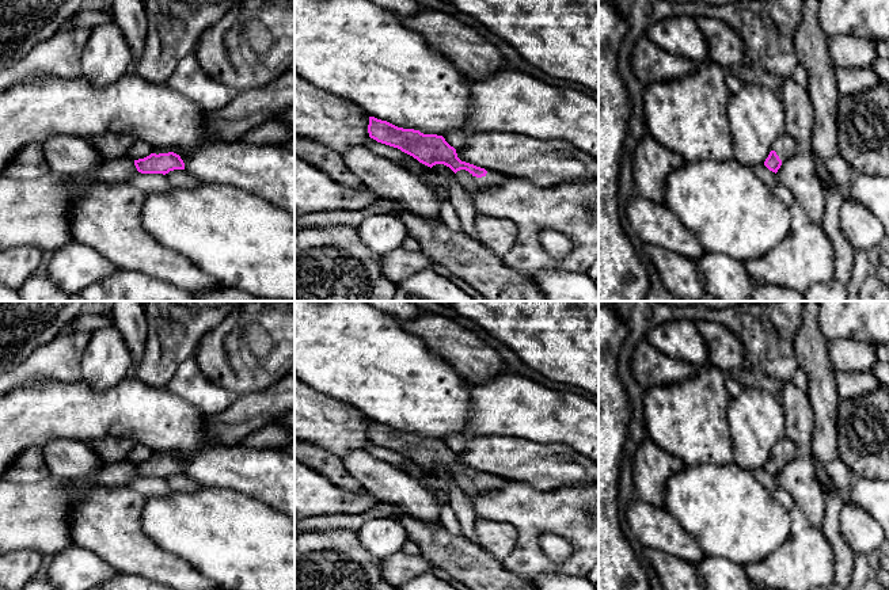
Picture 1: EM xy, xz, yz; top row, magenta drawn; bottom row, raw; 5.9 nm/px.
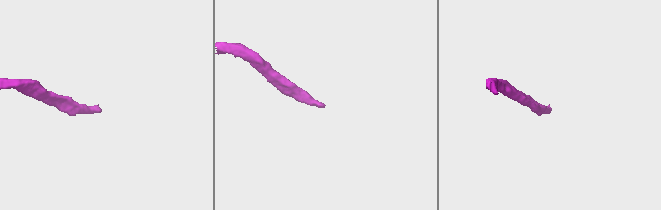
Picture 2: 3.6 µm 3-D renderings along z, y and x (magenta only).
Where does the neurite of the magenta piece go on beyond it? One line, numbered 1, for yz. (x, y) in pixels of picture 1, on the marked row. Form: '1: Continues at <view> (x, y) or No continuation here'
1: Continues at yz (785, 147)

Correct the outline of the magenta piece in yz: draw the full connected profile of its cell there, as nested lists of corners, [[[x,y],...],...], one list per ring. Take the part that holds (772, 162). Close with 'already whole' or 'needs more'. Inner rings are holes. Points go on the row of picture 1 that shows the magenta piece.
[[[783,133],[779,136],[771,146],[771,152],[764,161],[764,165],[772,171],[778,172],[780,165],[795,155],[798,149],[797,142],[789,134]]]; needs more

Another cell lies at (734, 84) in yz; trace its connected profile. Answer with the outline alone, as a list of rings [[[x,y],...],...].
[[[726,72],[725,84],[726,84],[729,92],[733,95],[742,88],[744,81],[740,77],[736,77],[734,75]]]

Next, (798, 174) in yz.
[[[809,145],[798,146],[794,156],[784,161],[776,172],[779,182],[794,195],[810,220],[821,225],[825,199],[817,172],[817,164]]]

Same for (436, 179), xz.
[[[428,168],[426,171],[428,179],[432,182],[433,186],[440,186],[445,189],[448,193],[451,191],[452,183],[445,176],[437,174],[433,168]]]

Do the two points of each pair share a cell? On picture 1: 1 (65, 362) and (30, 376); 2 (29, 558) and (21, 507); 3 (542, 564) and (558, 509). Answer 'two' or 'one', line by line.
1: one
2: two
3: one

